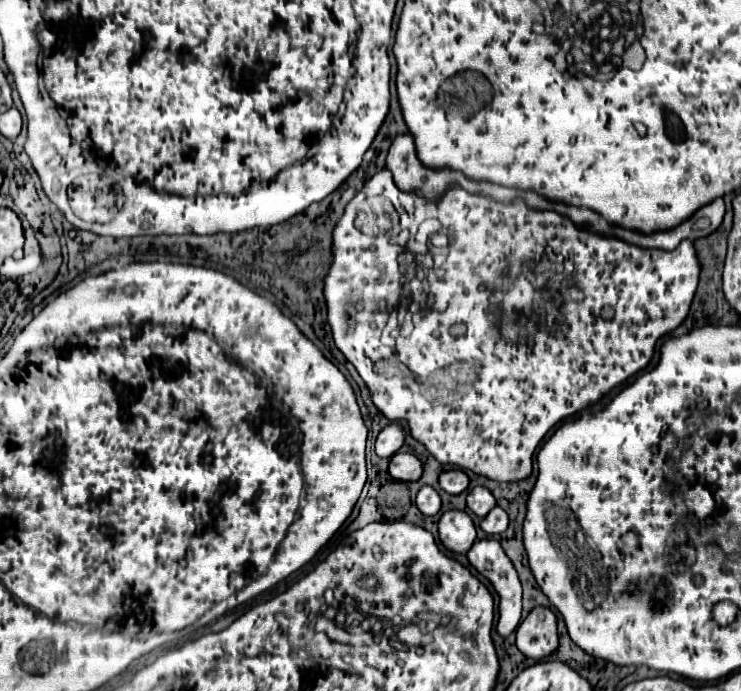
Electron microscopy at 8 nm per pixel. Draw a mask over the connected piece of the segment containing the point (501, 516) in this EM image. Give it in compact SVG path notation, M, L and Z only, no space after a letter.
M496 506L492 508L492 512L488 512L488 516L480 522L480 528L490 534L490 536L496 536L496 534L502 534L506 528L508 528L508 514Z

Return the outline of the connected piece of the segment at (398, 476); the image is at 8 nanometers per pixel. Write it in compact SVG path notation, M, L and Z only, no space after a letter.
M396 454L390 458L388 474L398 482L412 482L422 476L422 462L414 454Z

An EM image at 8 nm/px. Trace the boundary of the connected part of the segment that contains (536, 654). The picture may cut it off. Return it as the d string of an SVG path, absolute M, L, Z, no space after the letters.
M536 606L516 630L516 646L530 658L544 658L558 648L556 614L546 606Z

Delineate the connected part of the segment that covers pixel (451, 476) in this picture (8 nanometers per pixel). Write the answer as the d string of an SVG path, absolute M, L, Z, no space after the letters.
M446 470L446 472L440 474L438 484L440 484L440 488L444 492L456 496L456 494L462 494L468 488L470 480L468 480L468 476L462 470Z

